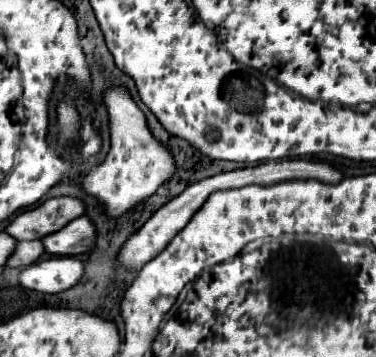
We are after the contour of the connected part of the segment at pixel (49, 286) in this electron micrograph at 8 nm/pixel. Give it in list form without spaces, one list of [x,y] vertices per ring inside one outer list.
[[[51,256],[43,258],[27,268],[19,270],[19,284],[45,292],[45,294],[57,294],[63,290],[69,290],[79,282],[83,276],[83,262],[75,258],[63,258],[63,256]]]

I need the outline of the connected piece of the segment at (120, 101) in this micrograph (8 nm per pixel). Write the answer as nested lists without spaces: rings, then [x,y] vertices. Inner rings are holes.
[[[113,86],[103,94],[103,106],[107,110],[109,118],[109,136],[111,136],[111,148],[105,156],[105,160],[97,166],[89,168],[89,176],[83,178],[83,190],[91,196],[95,196],[101,206],[105,208],[105,214],[123,216],[123,212],[129,212],[129,208],[137,208],[141,200],[147,200],[173,176],[173,152],[157,140],[147,126],[143,110],[133,100],[127,86]]]

